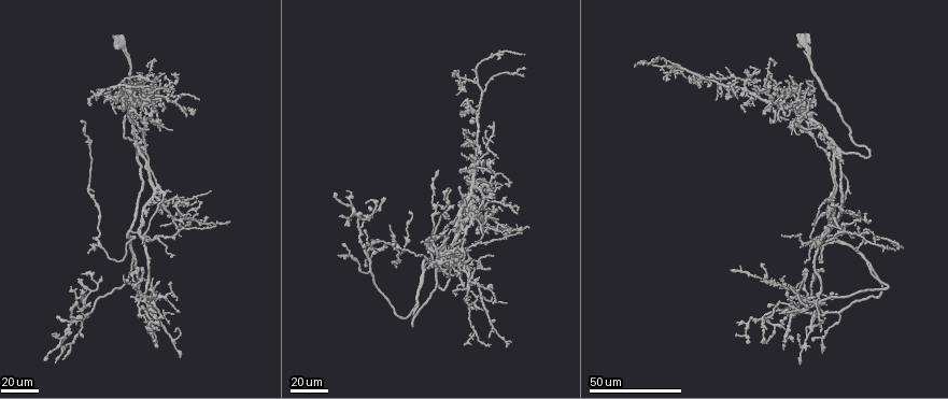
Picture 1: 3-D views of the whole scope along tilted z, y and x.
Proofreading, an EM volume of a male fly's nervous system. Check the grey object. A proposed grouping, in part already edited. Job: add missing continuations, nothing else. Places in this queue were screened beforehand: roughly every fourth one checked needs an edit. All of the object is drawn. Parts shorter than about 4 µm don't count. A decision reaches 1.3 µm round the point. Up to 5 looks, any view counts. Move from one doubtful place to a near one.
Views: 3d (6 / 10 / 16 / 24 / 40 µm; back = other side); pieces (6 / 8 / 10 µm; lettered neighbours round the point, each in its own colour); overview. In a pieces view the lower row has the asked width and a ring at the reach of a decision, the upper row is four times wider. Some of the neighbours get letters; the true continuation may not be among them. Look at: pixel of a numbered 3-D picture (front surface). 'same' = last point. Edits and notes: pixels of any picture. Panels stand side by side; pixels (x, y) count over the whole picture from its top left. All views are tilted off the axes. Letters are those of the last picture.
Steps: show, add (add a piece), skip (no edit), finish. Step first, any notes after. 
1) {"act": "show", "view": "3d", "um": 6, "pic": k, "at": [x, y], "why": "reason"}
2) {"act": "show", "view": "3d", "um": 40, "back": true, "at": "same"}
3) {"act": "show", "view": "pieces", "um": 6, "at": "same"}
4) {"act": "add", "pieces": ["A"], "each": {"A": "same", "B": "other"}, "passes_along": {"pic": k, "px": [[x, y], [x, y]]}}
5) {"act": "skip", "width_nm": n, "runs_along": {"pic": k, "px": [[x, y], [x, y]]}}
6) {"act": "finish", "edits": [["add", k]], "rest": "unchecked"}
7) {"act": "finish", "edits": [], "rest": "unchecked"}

{"act": "show", "view": "3d", "um": 24, "pic": 1, "at": [460, 188], "why": "tapers out"}

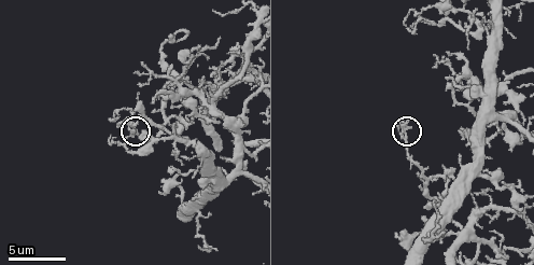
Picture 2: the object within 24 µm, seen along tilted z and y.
{"act": "show", "view": "pieces", "um": 6, "pic": 2, "at": [400, 119]}

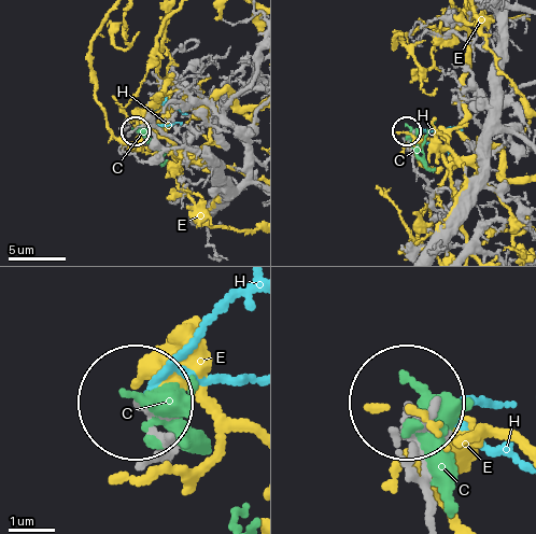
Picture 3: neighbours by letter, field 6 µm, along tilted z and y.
{"act": "skip", "each": {"C": "other", "E": "other", "H": "other"}, "found": "no lettered piece goes on from it"}

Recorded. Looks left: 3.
{"act": "show", "view": "3d", "um": 40, "pic": 1, "at": [125, 89]}

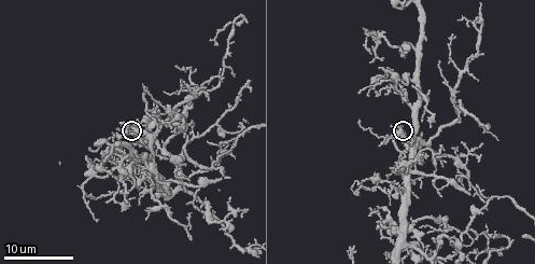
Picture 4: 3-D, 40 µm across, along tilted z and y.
{"act": "show", "view": "pieces", "um": 8, "pic": 4, "at": [123, 123]}

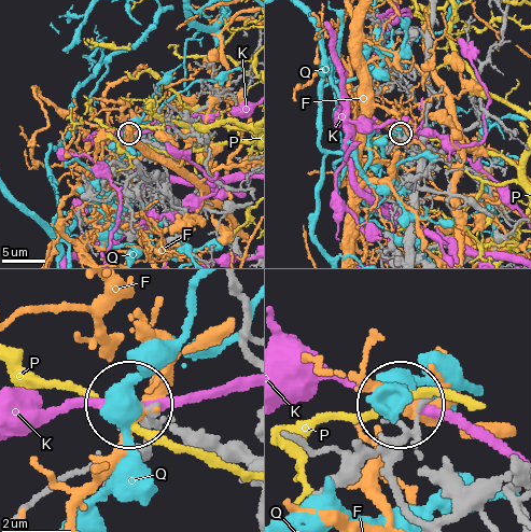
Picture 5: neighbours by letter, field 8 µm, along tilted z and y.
{"act": "skip", "each": {"F": "other", "K": "other", "P": "other", "Q": "other"}, "found": "none of them fits"}

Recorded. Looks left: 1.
{"act": "finish", "edits": [], "rest": "unchecked"}

